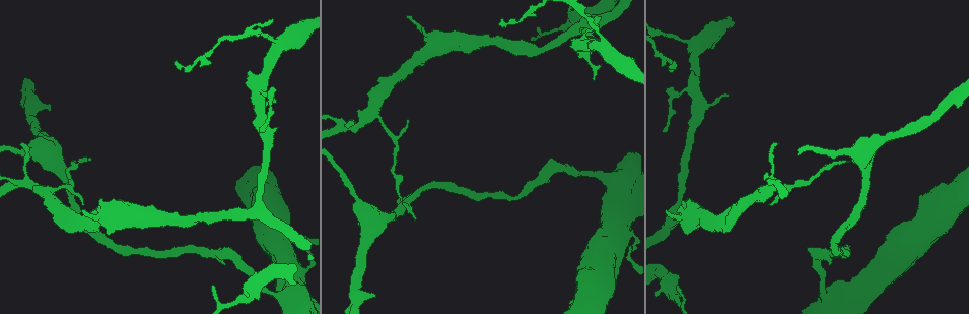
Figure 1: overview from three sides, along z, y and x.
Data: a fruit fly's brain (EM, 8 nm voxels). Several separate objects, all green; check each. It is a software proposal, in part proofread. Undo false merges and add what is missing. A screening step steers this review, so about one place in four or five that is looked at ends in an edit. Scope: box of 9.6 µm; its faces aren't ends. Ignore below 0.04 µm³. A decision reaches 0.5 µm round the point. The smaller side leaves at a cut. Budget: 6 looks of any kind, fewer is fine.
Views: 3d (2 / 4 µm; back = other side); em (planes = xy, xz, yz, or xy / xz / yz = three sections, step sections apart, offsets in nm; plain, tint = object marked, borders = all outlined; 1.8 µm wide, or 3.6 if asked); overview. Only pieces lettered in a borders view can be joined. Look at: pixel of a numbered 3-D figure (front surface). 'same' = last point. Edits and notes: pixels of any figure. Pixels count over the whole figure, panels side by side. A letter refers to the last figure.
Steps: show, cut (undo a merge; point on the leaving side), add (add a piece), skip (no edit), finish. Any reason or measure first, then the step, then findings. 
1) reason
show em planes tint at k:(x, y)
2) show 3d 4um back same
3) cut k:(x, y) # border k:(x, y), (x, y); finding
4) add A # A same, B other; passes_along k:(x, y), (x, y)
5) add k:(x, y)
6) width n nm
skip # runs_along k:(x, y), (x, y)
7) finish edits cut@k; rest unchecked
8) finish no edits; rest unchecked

thick turns thin
show 3d 4um at 1:(60, 175)

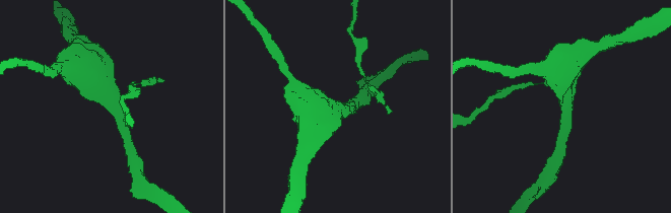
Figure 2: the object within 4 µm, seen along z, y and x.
arm_widths 200, 440 nm
show em planes borders at 2:(340, 107)

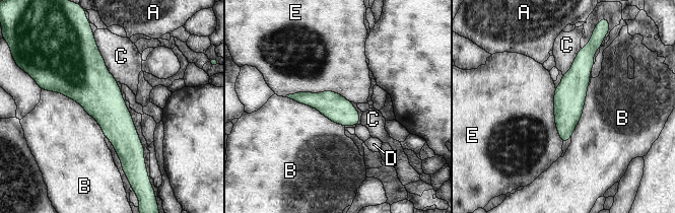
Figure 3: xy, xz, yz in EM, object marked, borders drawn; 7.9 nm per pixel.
longest_contact B 650 nm
skip # A other, B other, C other, D other, E other; border 3:(284, 96), (335, 91), (350, 101); one neuron here

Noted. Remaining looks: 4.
branch stops here
show em yz step 4 borders at 1:(51, 110)

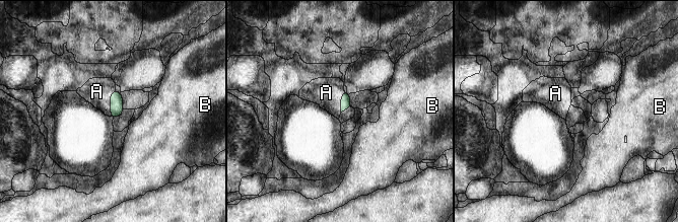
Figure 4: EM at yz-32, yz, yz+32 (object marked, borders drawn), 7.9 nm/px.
show em planes borders same

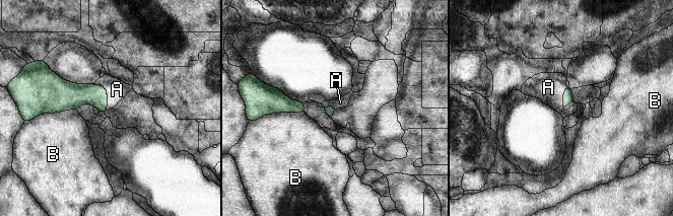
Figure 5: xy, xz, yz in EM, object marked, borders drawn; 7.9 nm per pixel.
add A # A same, B other; passes_along 5:(75, 95), (107, 93), (117, 89); it goes on there

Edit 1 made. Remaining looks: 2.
show overview

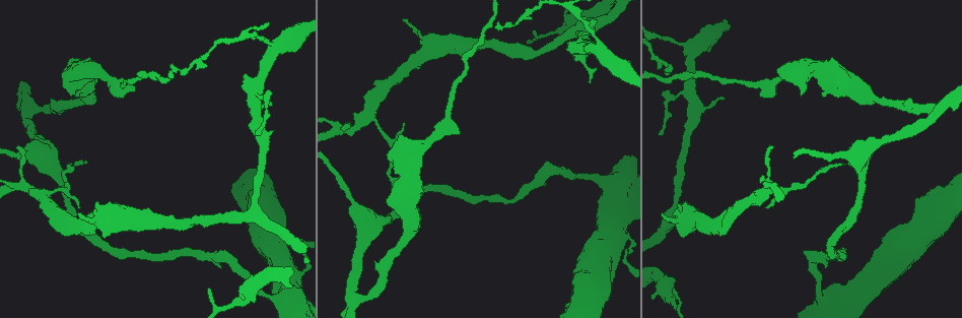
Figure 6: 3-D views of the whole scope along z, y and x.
thick turns thin
show em planes borders at 6:(469, 45)

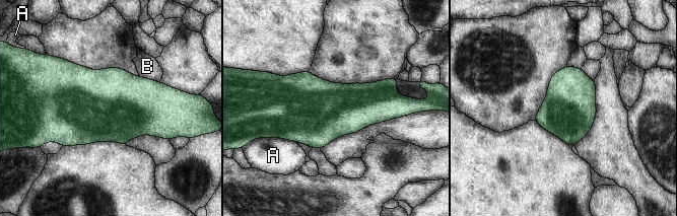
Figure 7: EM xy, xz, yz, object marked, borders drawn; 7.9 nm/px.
skip # A other, B other; border 7:(140, 75), (159, 82); one neuron here

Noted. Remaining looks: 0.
finish edits add@5; rest unchecked

